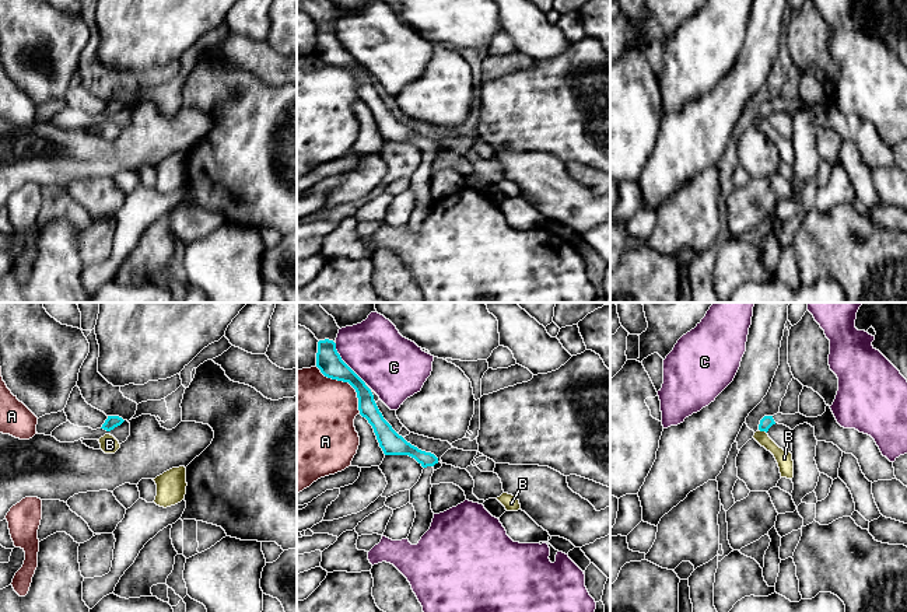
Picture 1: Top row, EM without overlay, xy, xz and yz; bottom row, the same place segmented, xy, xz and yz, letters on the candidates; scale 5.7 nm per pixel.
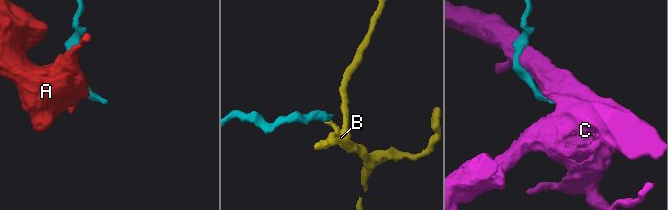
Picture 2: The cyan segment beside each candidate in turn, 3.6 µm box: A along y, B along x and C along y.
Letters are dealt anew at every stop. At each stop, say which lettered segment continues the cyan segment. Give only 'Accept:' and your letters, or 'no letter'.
Accept: no letter

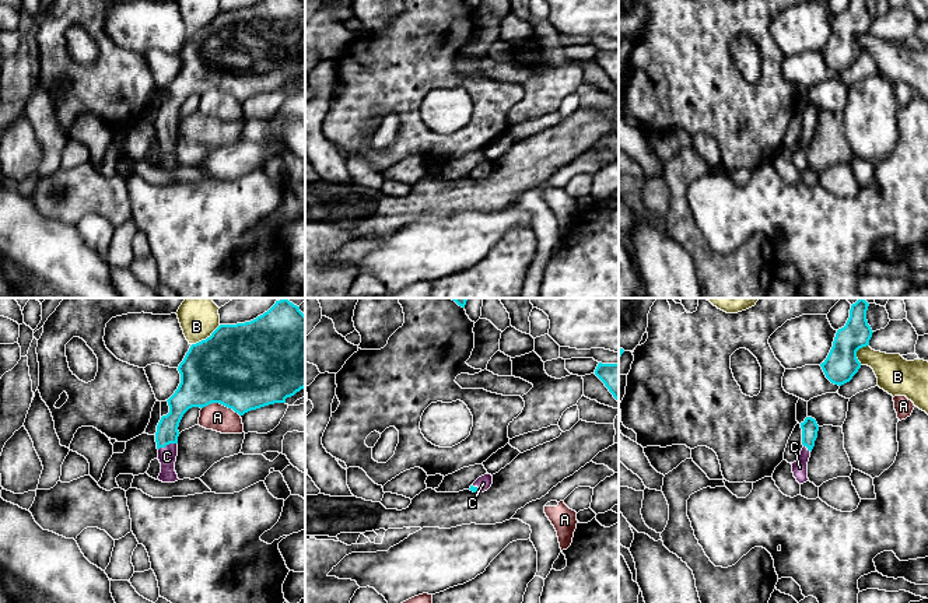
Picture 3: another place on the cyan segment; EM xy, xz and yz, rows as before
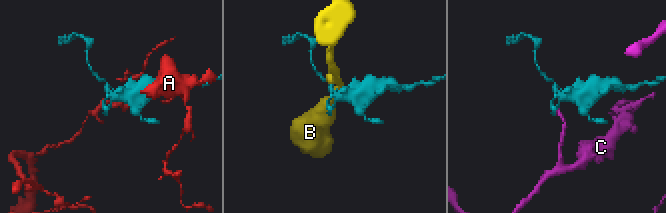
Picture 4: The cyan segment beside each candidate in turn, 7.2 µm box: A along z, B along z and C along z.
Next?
Accept: C

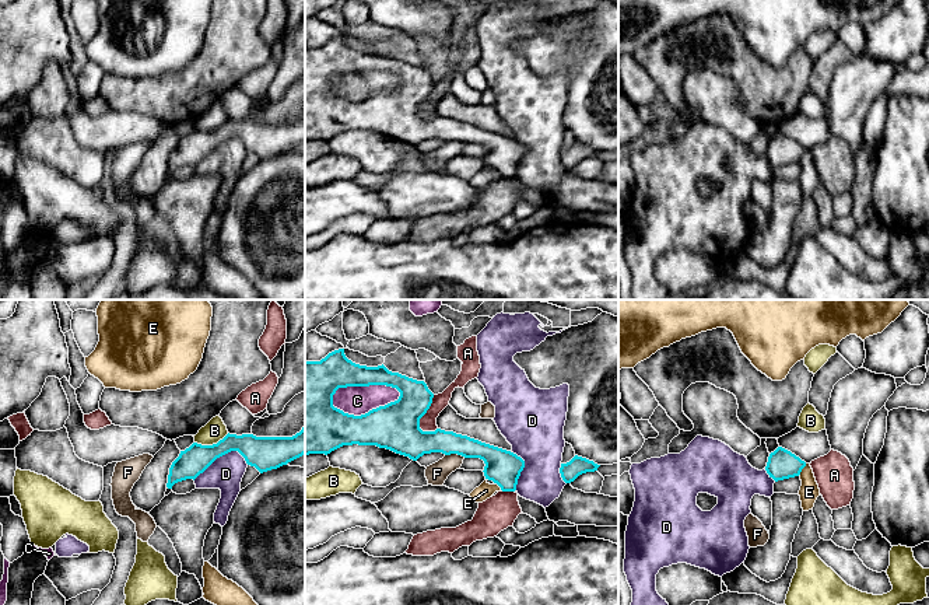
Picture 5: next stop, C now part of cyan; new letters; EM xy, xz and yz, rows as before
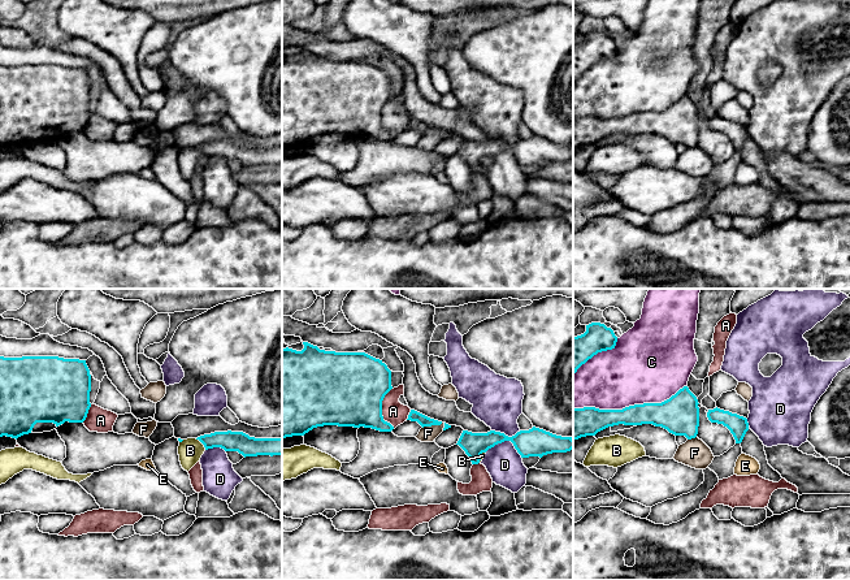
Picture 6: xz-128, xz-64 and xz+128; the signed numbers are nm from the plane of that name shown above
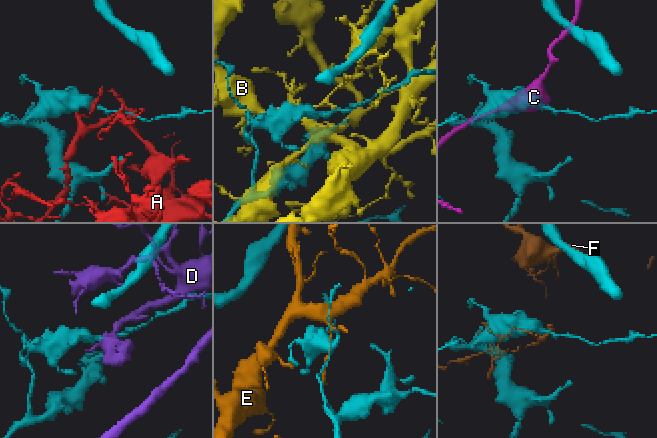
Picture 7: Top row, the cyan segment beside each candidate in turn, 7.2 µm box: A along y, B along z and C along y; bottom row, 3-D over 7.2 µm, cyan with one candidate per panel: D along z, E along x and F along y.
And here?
Accept: no letter

